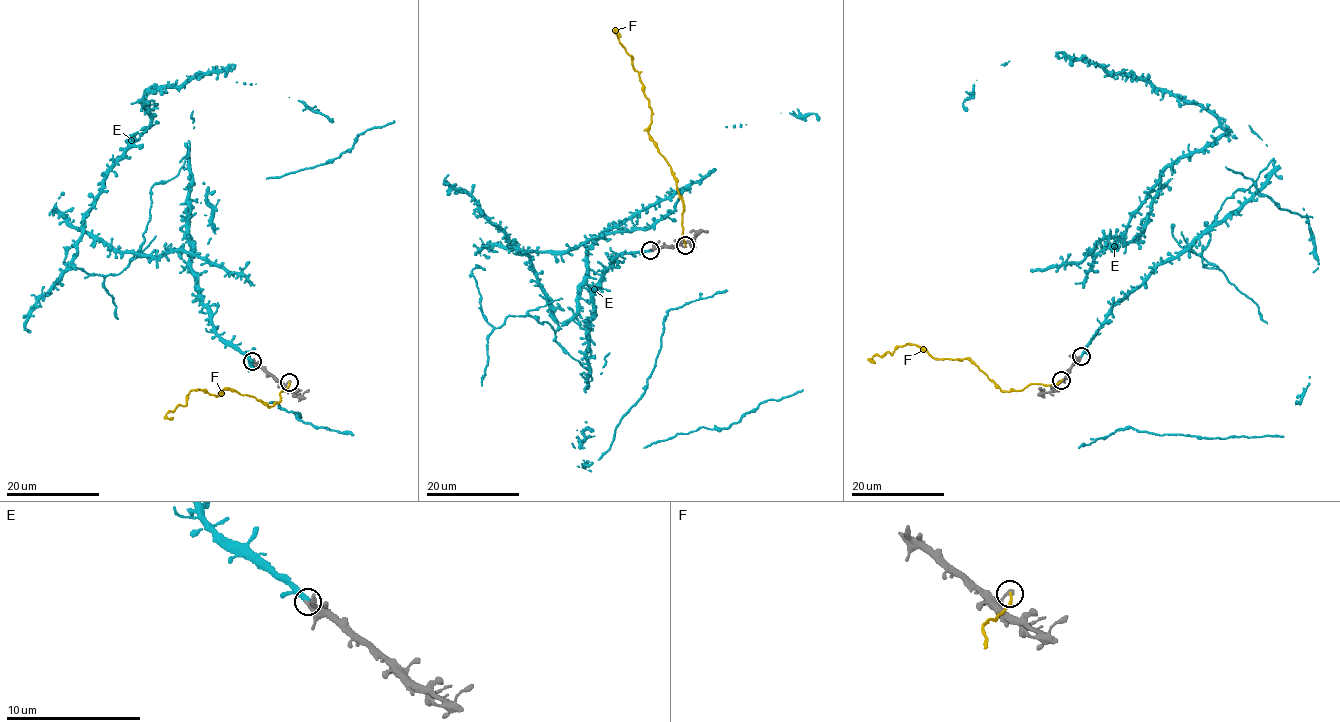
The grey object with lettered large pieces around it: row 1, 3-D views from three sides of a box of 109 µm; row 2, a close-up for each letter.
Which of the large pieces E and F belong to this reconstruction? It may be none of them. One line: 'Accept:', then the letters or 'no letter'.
Accept: E

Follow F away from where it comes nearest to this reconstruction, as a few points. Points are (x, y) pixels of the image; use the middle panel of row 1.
F: (685, 246), (683, 200), (669, 164), (649, 134), (650, 104), (620, 37)

